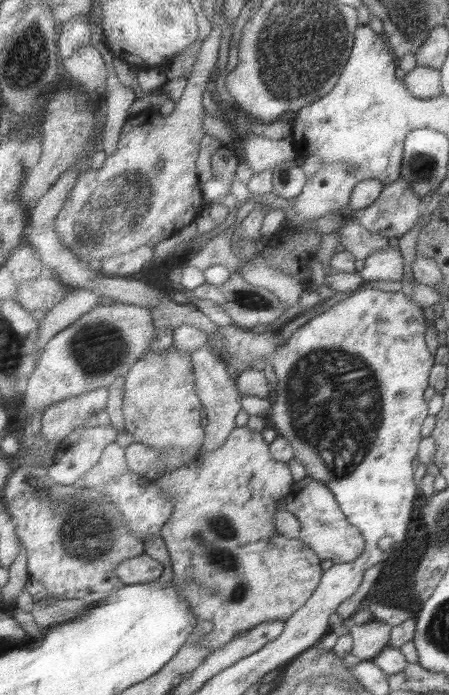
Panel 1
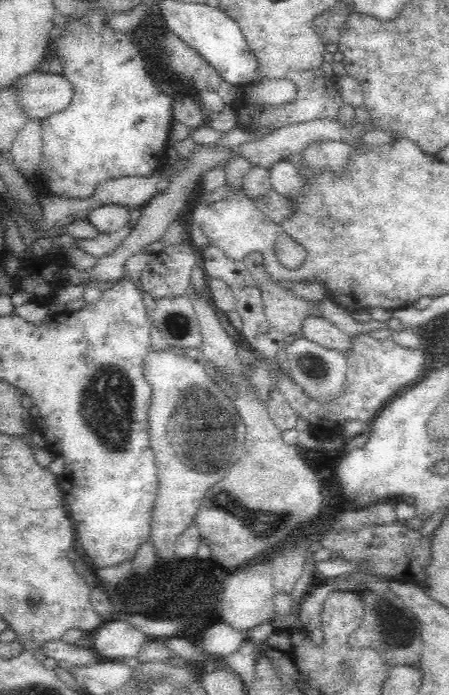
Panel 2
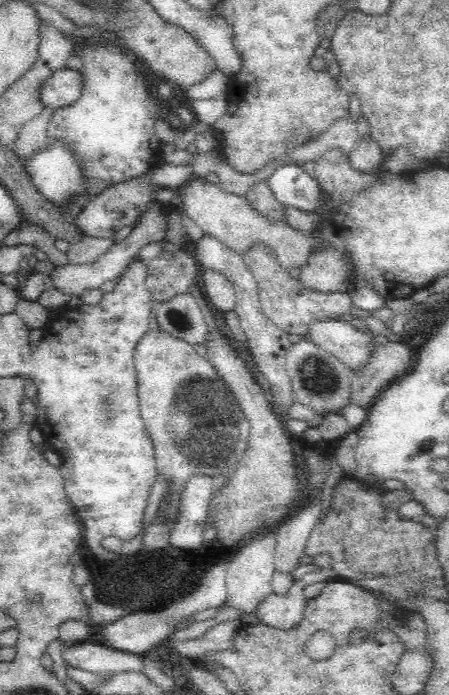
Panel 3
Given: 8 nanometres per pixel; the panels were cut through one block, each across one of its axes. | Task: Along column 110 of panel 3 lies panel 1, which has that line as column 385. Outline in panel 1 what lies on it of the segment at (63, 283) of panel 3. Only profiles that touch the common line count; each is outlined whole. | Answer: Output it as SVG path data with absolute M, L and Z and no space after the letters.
M389 246L387 250L371 254L365 262L361 270L365 282L405 282L405 260L401 250Z

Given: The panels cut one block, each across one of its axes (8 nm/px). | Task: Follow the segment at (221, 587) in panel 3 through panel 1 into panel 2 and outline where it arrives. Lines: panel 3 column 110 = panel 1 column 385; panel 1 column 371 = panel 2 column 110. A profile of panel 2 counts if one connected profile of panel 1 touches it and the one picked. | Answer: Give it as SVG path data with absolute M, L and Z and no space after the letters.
M108 622L100 626L94 632L92 652L96 652L98 658L112 662L118 658L134 658L134 654L140 650L140 644L150 640L146 634L138 632L134 626L128 626L124 622Z

